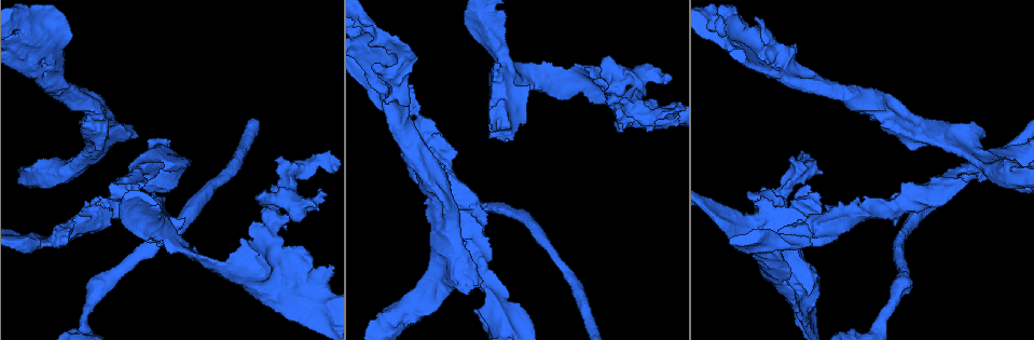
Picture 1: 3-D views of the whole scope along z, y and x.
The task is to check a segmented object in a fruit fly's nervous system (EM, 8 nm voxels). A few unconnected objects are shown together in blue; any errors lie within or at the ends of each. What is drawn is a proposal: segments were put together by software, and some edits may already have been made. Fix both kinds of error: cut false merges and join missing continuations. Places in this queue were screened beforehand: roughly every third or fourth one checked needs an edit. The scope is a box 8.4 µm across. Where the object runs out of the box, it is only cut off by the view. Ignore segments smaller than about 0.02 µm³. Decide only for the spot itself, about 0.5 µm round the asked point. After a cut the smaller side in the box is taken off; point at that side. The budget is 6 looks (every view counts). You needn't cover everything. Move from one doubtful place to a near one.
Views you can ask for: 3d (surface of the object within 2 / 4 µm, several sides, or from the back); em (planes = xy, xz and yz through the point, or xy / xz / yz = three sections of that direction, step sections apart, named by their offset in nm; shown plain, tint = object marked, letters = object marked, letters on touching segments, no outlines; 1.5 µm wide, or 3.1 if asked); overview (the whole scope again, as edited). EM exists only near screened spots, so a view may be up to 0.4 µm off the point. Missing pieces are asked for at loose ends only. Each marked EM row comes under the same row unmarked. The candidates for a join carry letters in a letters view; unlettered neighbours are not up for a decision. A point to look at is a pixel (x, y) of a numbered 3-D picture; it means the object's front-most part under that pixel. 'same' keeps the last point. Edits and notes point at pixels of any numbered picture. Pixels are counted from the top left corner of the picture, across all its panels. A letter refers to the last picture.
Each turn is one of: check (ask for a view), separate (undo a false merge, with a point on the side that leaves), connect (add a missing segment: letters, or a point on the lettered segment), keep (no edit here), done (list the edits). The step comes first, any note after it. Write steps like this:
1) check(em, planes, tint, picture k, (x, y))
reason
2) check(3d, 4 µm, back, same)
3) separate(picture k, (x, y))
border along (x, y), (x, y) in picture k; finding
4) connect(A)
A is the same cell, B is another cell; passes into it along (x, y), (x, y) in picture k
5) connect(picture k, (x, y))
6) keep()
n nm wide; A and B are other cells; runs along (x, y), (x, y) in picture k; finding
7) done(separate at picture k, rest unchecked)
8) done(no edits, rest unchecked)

check(3d, 4 µm, picture 1, (616, 89))
arms run side by side

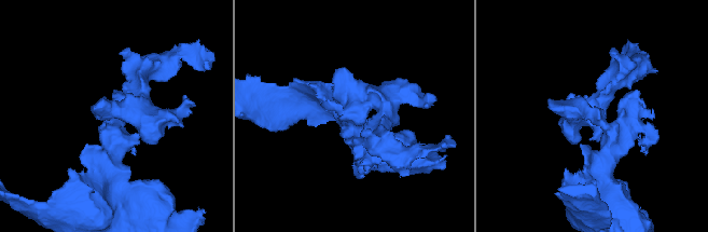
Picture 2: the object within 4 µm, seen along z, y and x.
check(em, planes, tint, picture 2, (357, 115))
shape alone is not enough

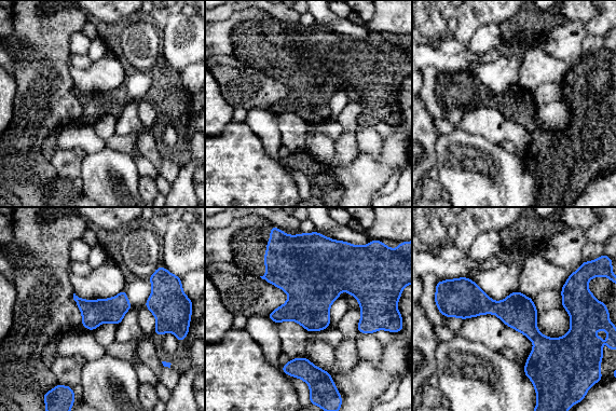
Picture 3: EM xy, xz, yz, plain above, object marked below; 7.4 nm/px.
check(em, planes, letters, same)

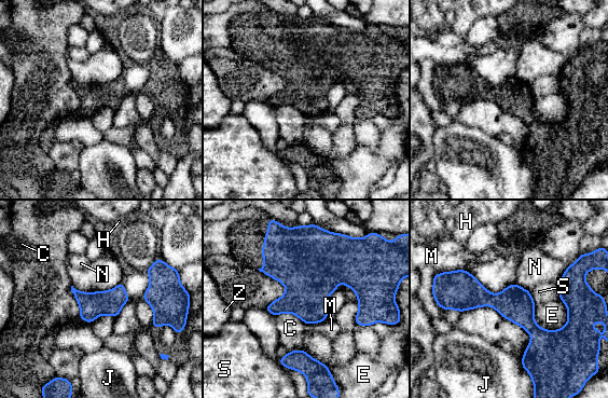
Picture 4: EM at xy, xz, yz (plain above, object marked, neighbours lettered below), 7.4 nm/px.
keep()
190 nm wide; C, E, H, J, M, N, S and Z are other cells; border along (275, 315), (291, 313), (305, 325) in picture 4; all the same neuron

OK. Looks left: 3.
check(3d, 4 µm, back, picture 1, (798, 67))
an open end

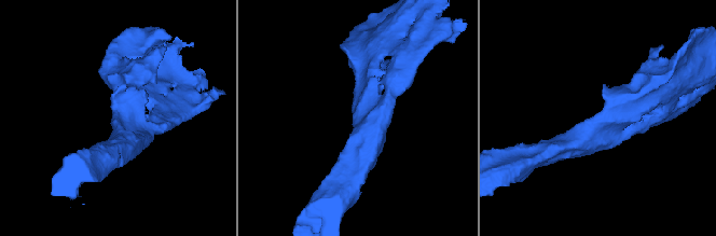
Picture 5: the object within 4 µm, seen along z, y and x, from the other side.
check(em, xy, step 8, letters, picture 5, (114, 118))

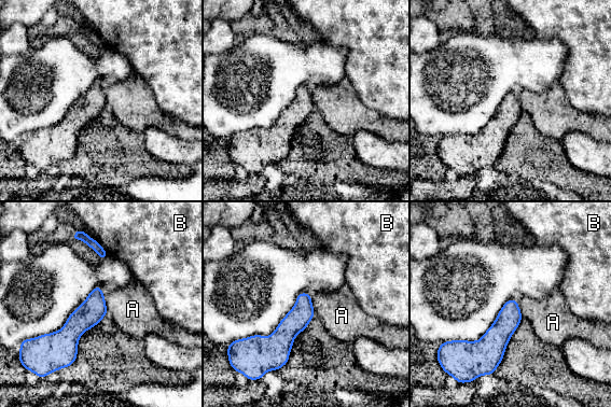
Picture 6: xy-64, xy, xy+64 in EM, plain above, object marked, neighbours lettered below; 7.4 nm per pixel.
check(em, planes, letters, same)
another direction

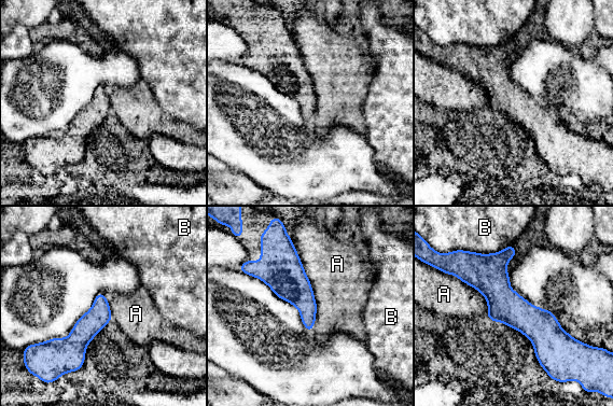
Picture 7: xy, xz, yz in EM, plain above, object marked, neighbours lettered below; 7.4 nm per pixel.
keep()
A and B are other cells; border along (291, 241), (315, 299), (311, 331) in picture 7; no lettered segment goes on from it

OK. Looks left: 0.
done(no edits, rest unchecked)

